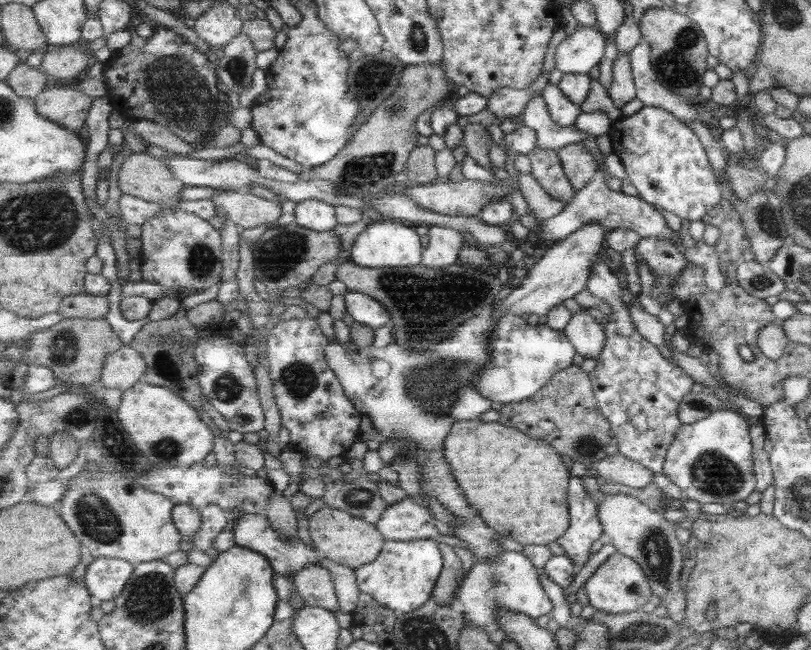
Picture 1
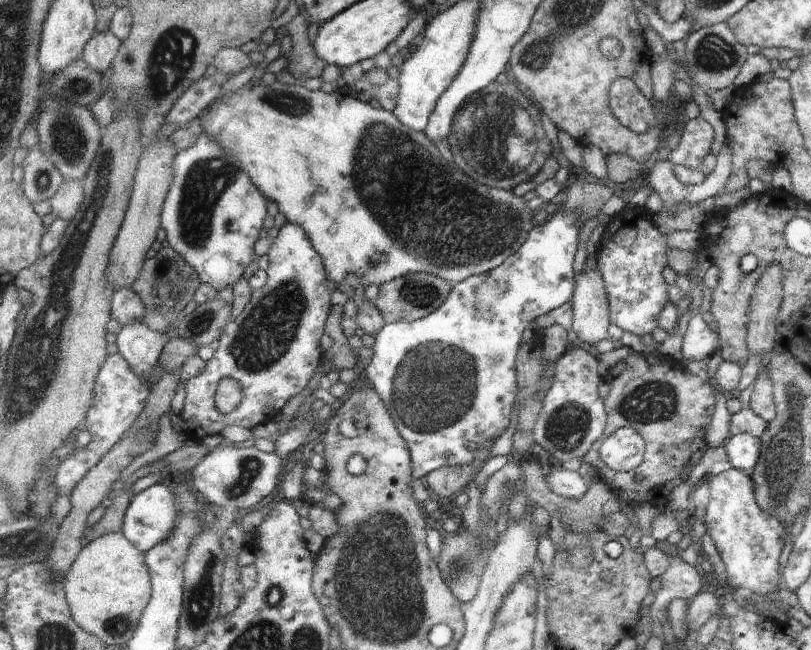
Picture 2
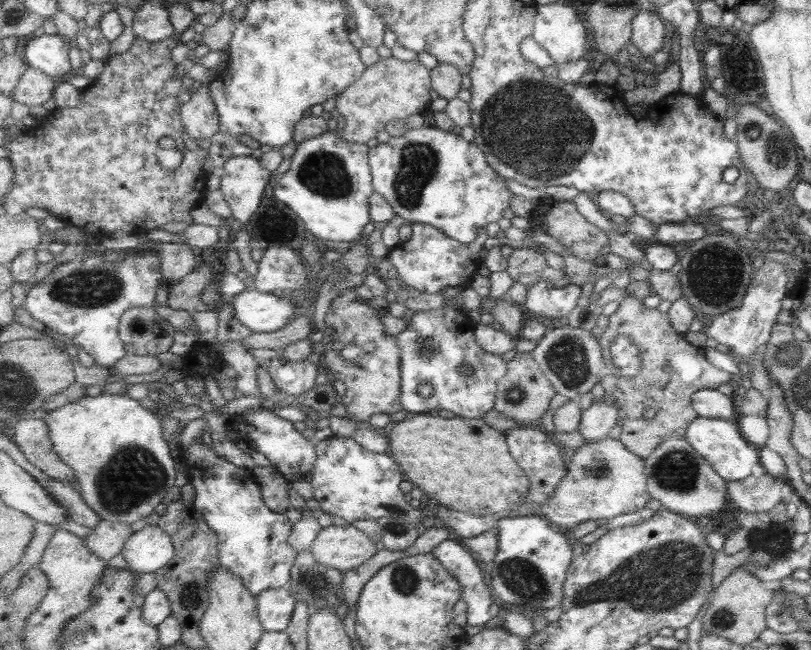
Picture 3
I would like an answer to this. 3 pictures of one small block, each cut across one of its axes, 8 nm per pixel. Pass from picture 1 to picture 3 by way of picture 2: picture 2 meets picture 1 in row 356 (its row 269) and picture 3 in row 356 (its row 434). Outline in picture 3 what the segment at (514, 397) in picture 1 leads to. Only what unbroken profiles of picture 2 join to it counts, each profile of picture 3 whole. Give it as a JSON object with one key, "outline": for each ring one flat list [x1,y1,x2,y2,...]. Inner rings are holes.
{"outline":[[451,305,443,308,443,309,433,309,430,312,417,312,415,313,411,319,407,322,406,329,401,332,398,337,399,346,402,348,402,398,401,403,403,404,403,409,410,413,427,413,430,414,431,410,440,411,446,410,454,413,455,416,460,416,465,419,483,419,483,415,487,415,491,410,495,409,496,401,498,398,498,382,507,374,507,363,503,358,501,358,501,354,493,354,487,352,484,347,477,342,477,339,474,337,474,328,478,325,478,323,473,324,469,321,469,318,463,313,463,309,455,308],[463,365,471,365,475,368,475,374,473,376,463,376,460,373,460,368],[428,382,433,385,434,392,433,397,421,397,419,395,419,385,421,383]]}

